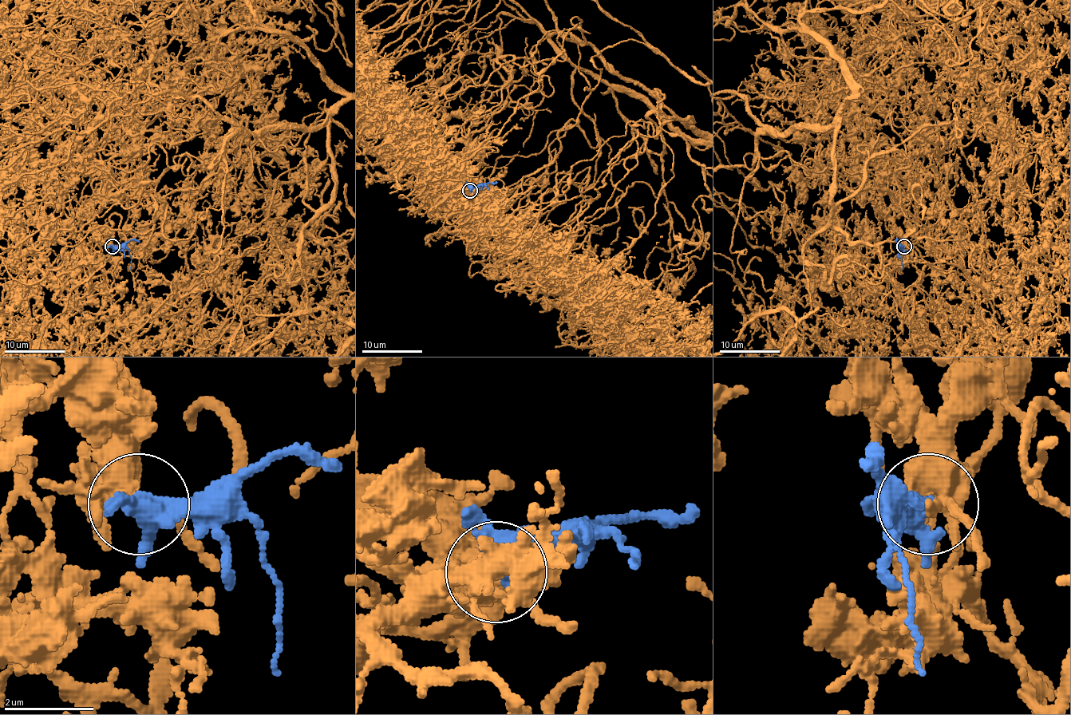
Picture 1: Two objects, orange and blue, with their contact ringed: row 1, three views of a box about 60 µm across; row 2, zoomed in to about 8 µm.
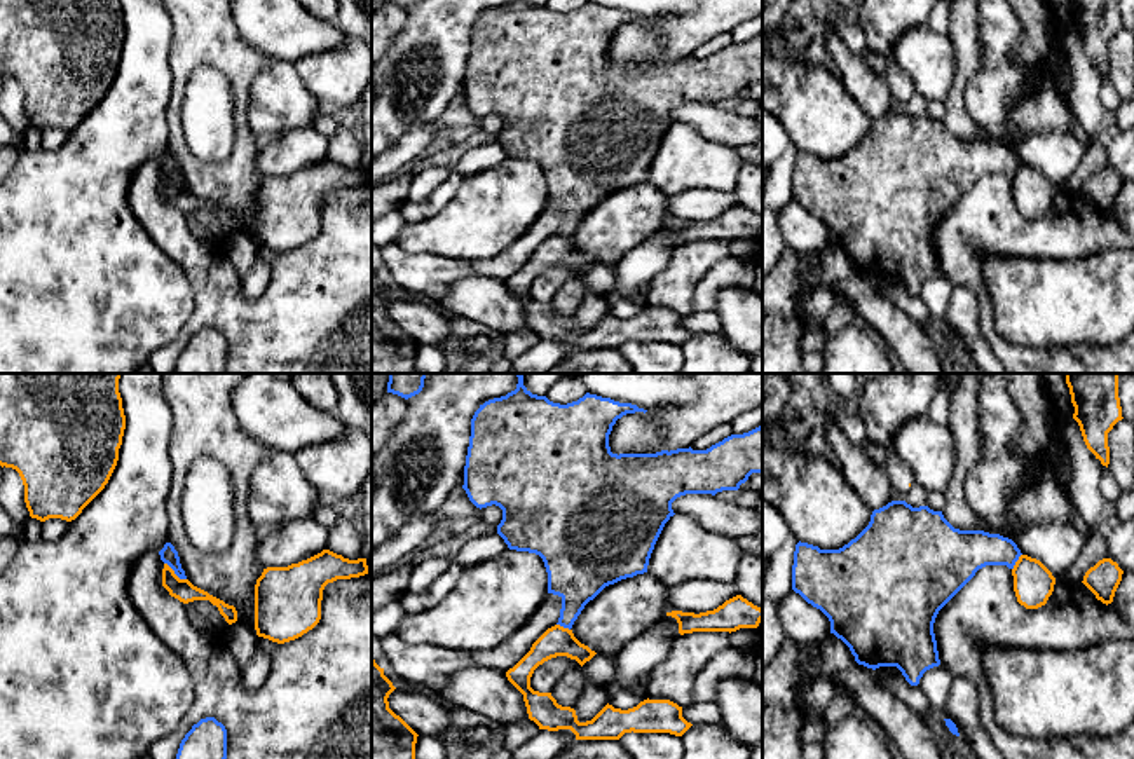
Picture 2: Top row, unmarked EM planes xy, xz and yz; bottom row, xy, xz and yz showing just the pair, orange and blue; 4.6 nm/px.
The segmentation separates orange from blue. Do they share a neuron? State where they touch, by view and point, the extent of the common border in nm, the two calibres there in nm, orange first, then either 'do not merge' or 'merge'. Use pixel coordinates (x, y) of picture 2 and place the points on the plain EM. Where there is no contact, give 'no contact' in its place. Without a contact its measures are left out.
meets orange in xy at (173, 182); contact 130 nm long; 100 nm thick on the orange side, 80 nm on the other; merge

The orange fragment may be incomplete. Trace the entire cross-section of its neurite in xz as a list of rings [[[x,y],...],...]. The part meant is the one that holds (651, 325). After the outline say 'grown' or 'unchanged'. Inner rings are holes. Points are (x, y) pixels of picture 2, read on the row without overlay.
[[[511,0],[480,14],[471,28],[462,98],[476,117],[495,113],[502,119],[497,143],[509,159],[539,164],[548,181],[548,202],[562,208],[558,232],[532,253],[506,286],[523,304],[529,328],[539,338],[570,338],[576,349],[619,349],[632,340],[682,345],[693,335],[677,312],[649,307],[628,319],[607,312],[591,330],[579,332],[574,318],[558,314],[551,302],[534,300],[530,286],[551,267],[567,265],[583,276],[597,263],[574,246],[574,230],[605,195],[647,181],[654,154],[675,124],[672,112],[677,106],[738,99],[752,82],[762,84],[762,35],[731,44],[707,59],[612,63],[612,35],[635,21],[647,19],[590,2],[560,14],[530,0]]]; grown

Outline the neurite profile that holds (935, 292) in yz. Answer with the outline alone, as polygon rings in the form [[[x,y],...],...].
[[[939,274],[926,279],[918,295],[925,302],[930,316],[942,321],[951,291],[953,286],[949,284],[949,281],[942,274]]]

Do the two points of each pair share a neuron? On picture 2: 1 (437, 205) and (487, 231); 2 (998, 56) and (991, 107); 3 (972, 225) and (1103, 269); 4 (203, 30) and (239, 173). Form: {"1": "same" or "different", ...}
{"1": "different", "2": "same", "3": "different", "4": "same"}

